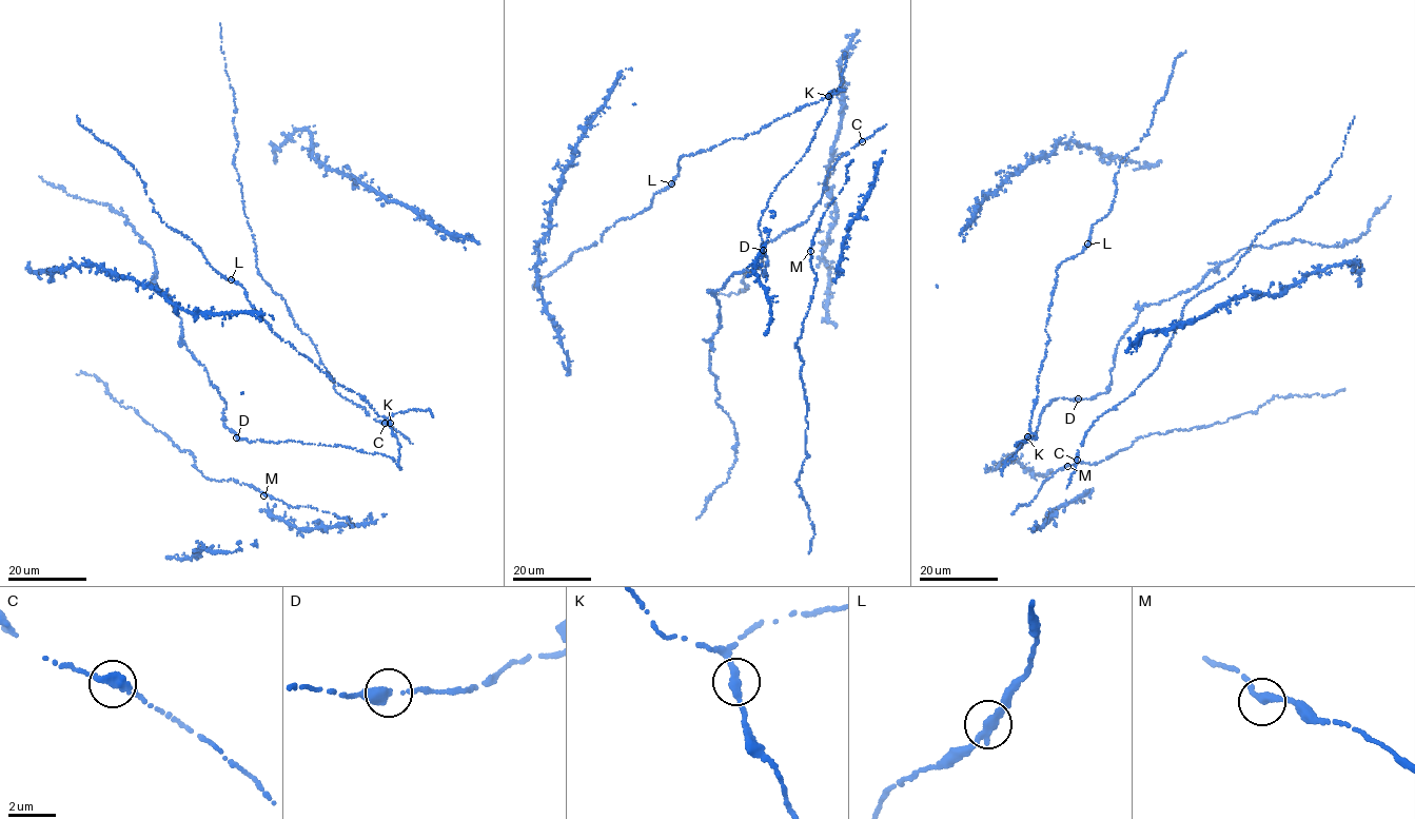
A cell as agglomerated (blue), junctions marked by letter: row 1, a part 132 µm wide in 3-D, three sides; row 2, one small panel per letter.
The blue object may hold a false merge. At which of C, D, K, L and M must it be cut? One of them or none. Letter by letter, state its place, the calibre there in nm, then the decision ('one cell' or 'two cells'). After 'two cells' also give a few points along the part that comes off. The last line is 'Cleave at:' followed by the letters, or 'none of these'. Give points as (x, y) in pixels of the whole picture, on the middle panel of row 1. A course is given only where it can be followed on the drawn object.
C: at (862, 141); 320 nm thick; one cell
D: at (763, 250); 340 nm thick; one cell
K: at (828, 96); 320 nm thick; one cell
L: at (671, 183); 320 nm thick; one cell
M: at (810, 251); 300 nm thick; one cell
Cleave at: none of these

